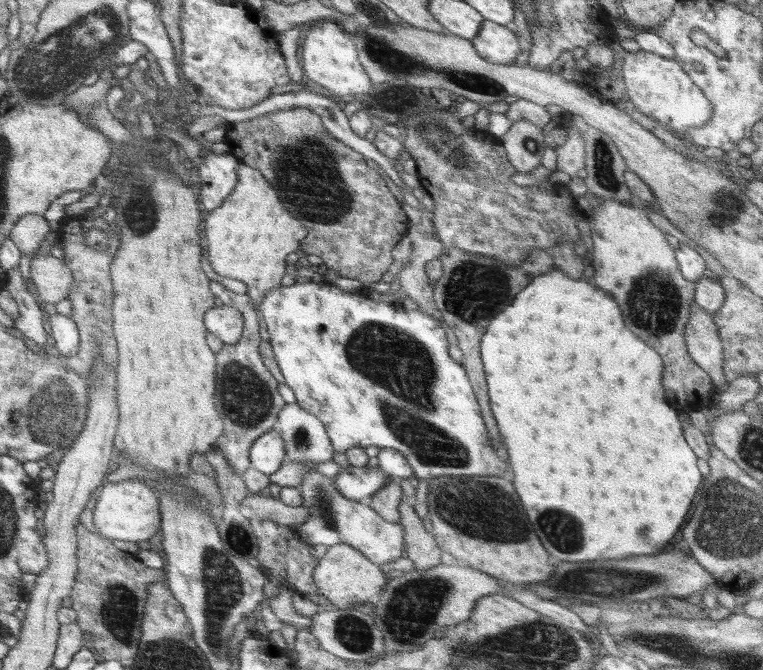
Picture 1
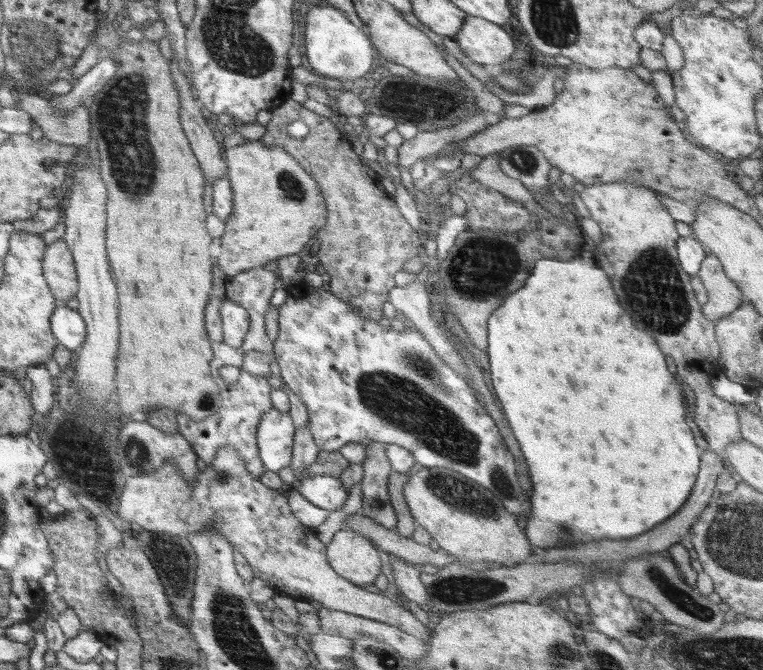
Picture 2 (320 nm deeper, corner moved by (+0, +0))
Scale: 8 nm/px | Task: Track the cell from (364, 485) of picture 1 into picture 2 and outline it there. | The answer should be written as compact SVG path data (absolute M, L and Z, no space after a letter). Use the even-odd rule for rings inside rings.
M324 474L304 478L296 483L294 488L307 498L308 502L329 512L342 508L349 494L340 483L339 477Z

